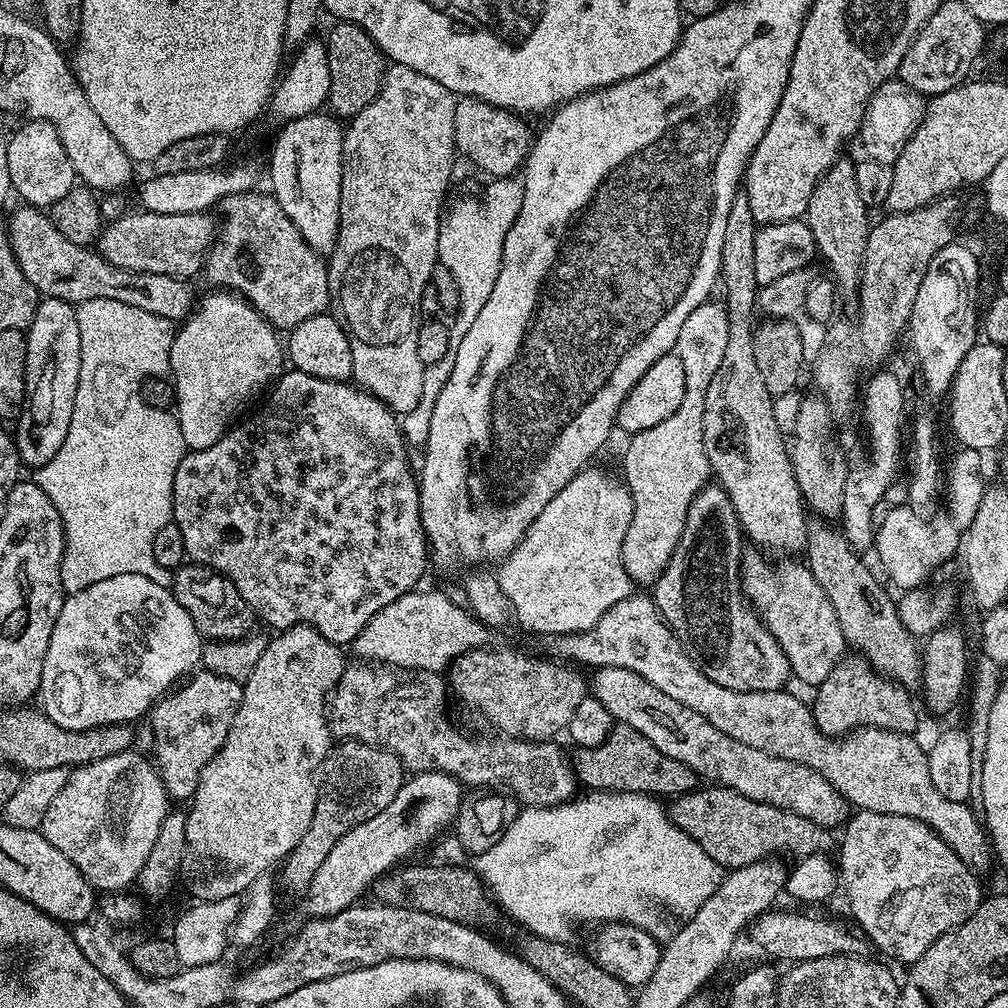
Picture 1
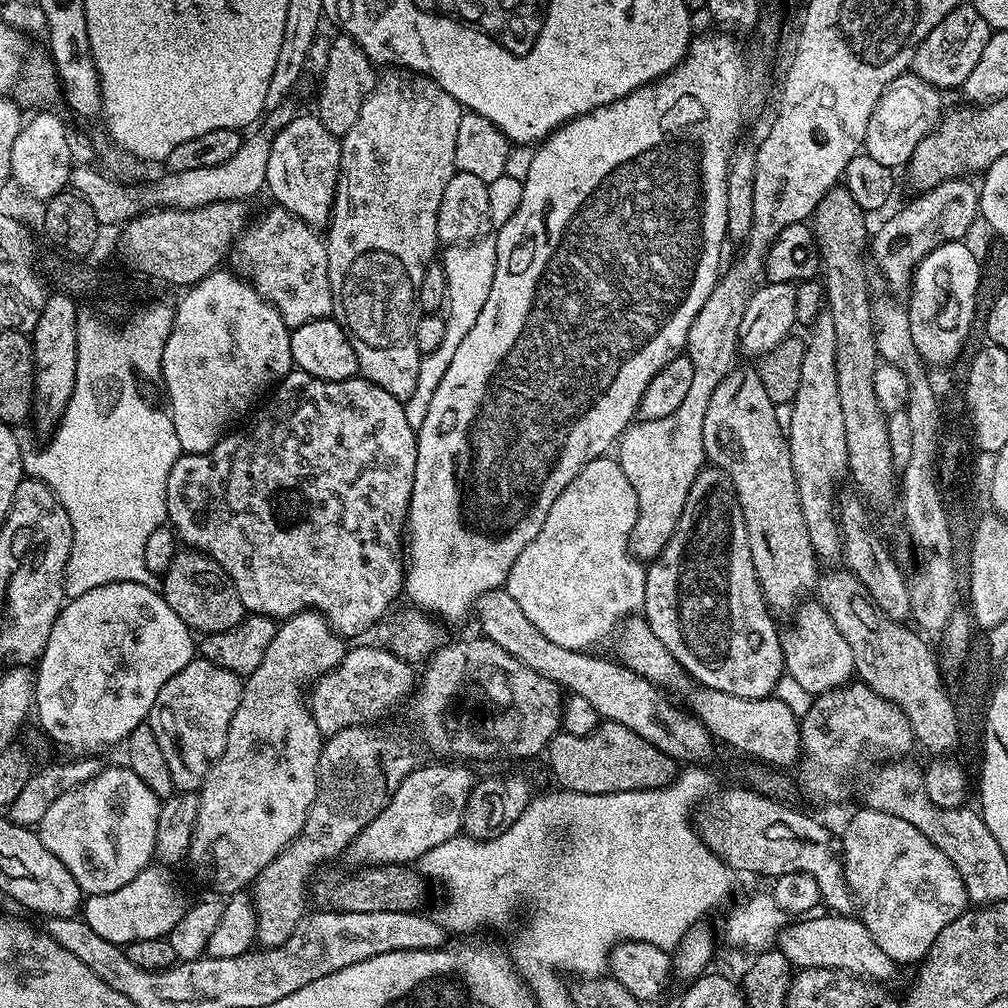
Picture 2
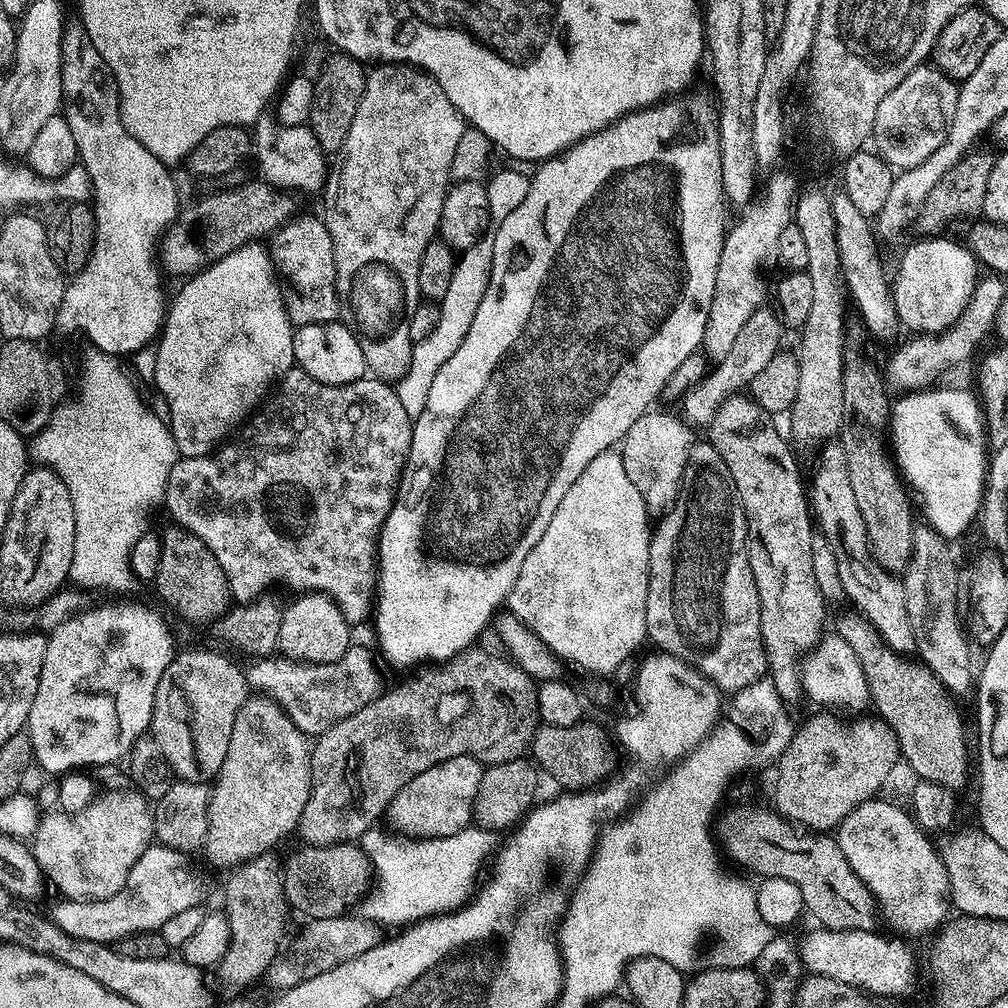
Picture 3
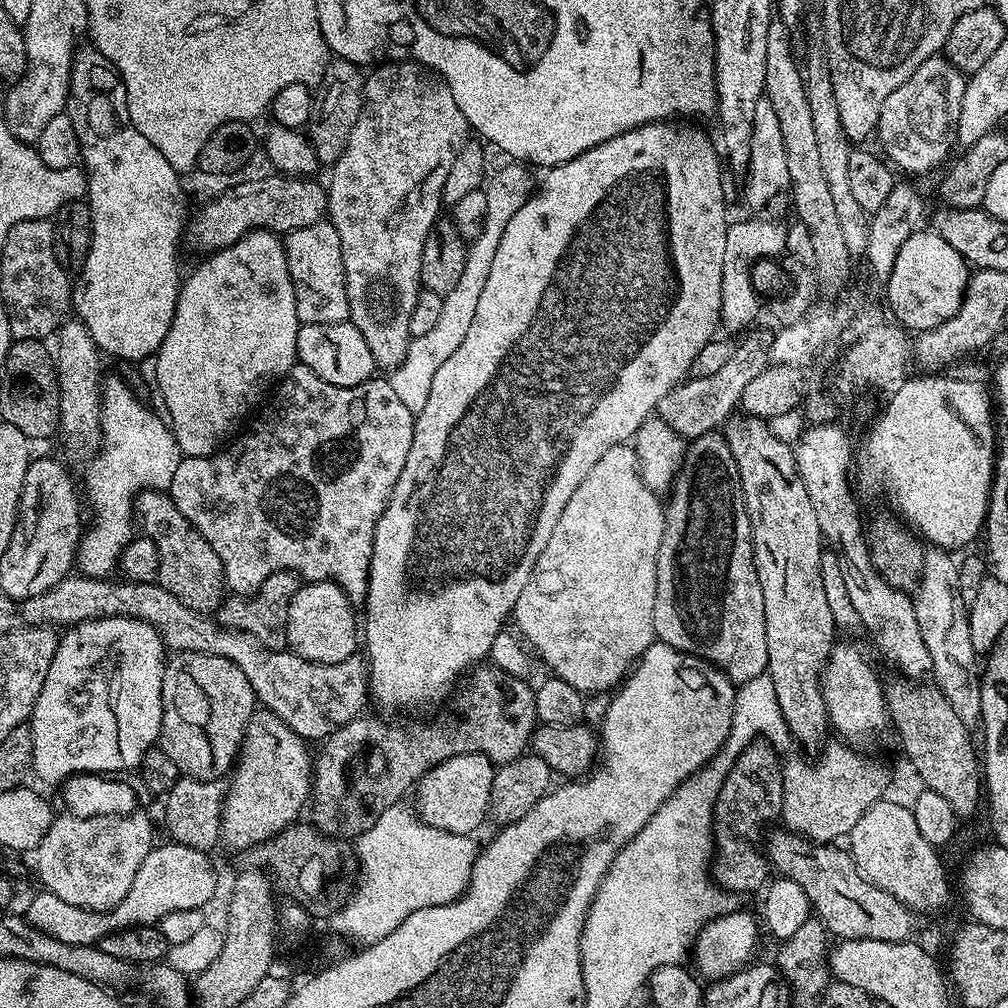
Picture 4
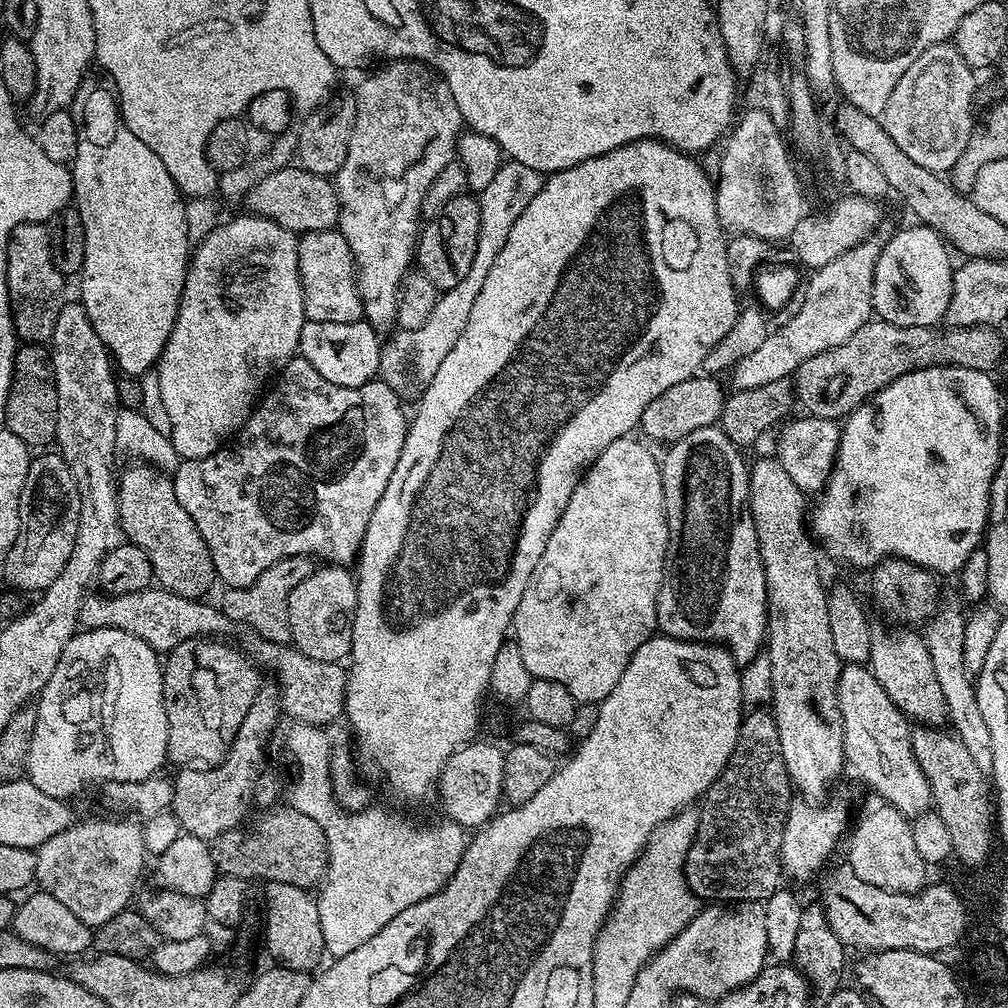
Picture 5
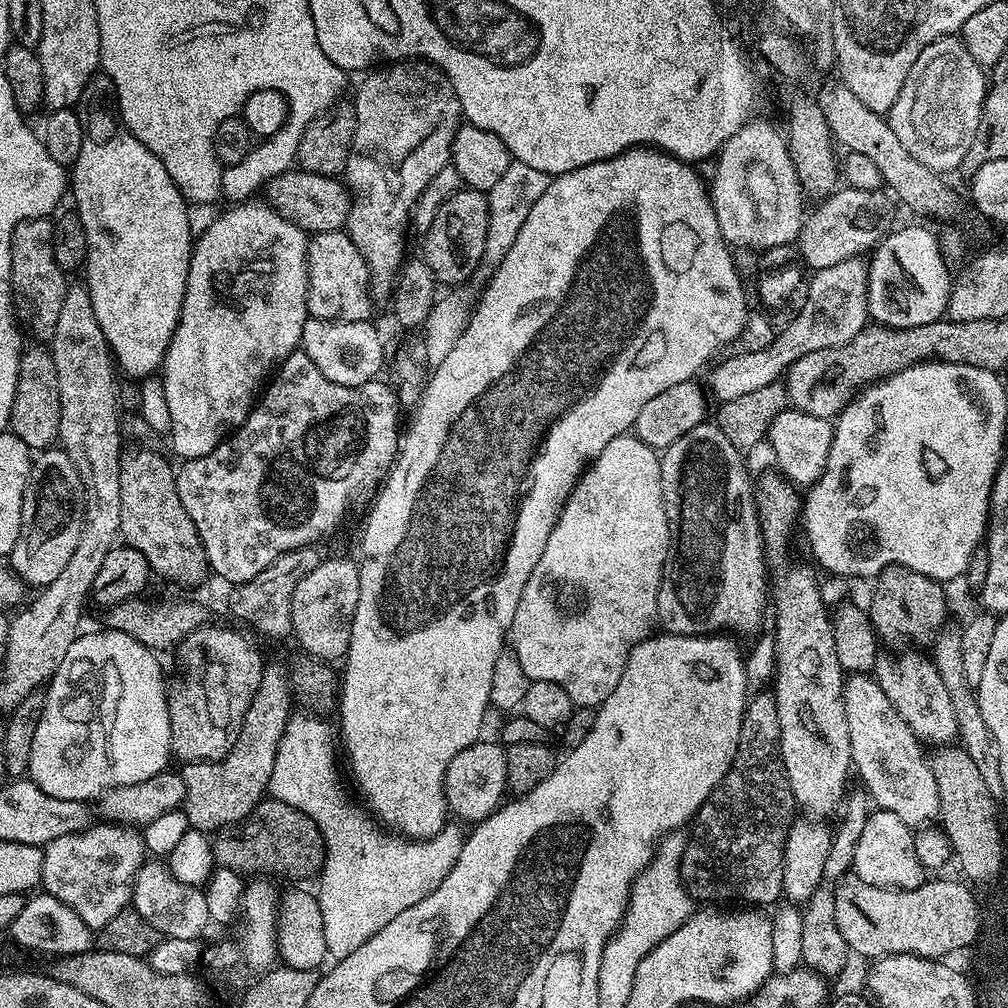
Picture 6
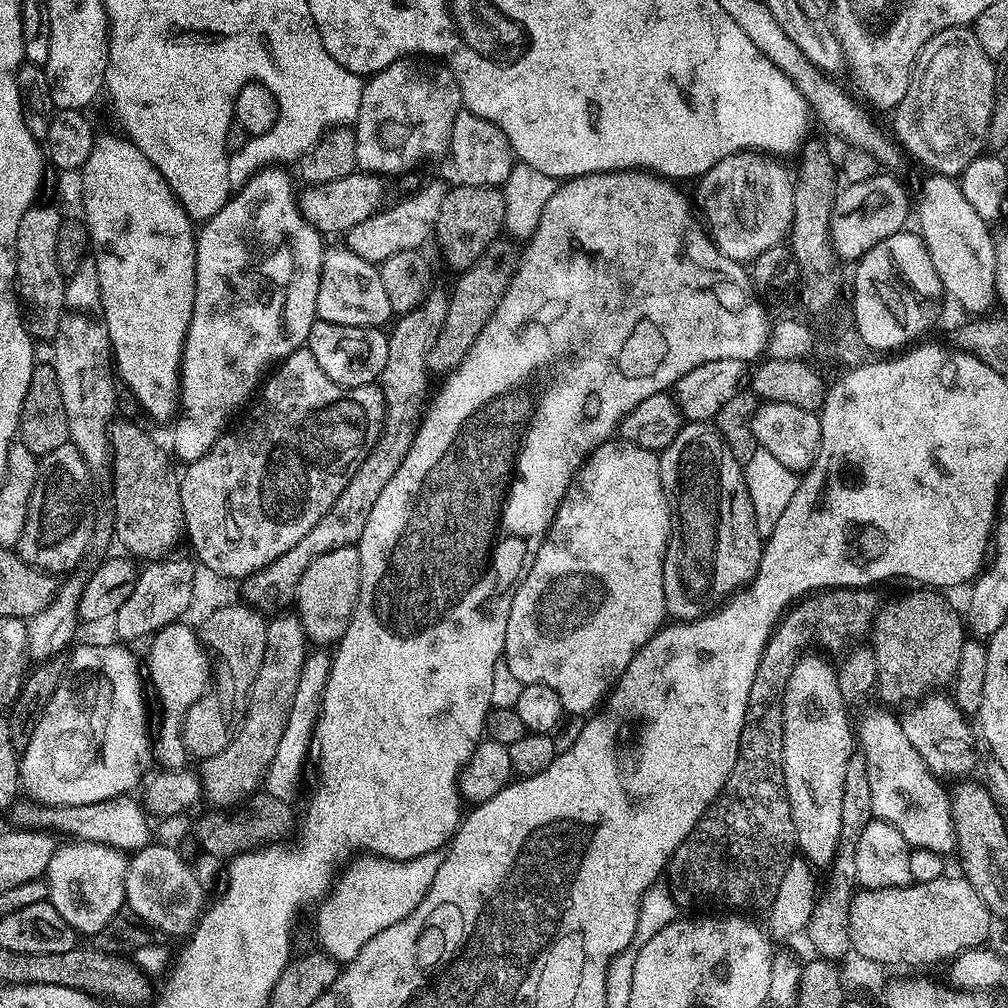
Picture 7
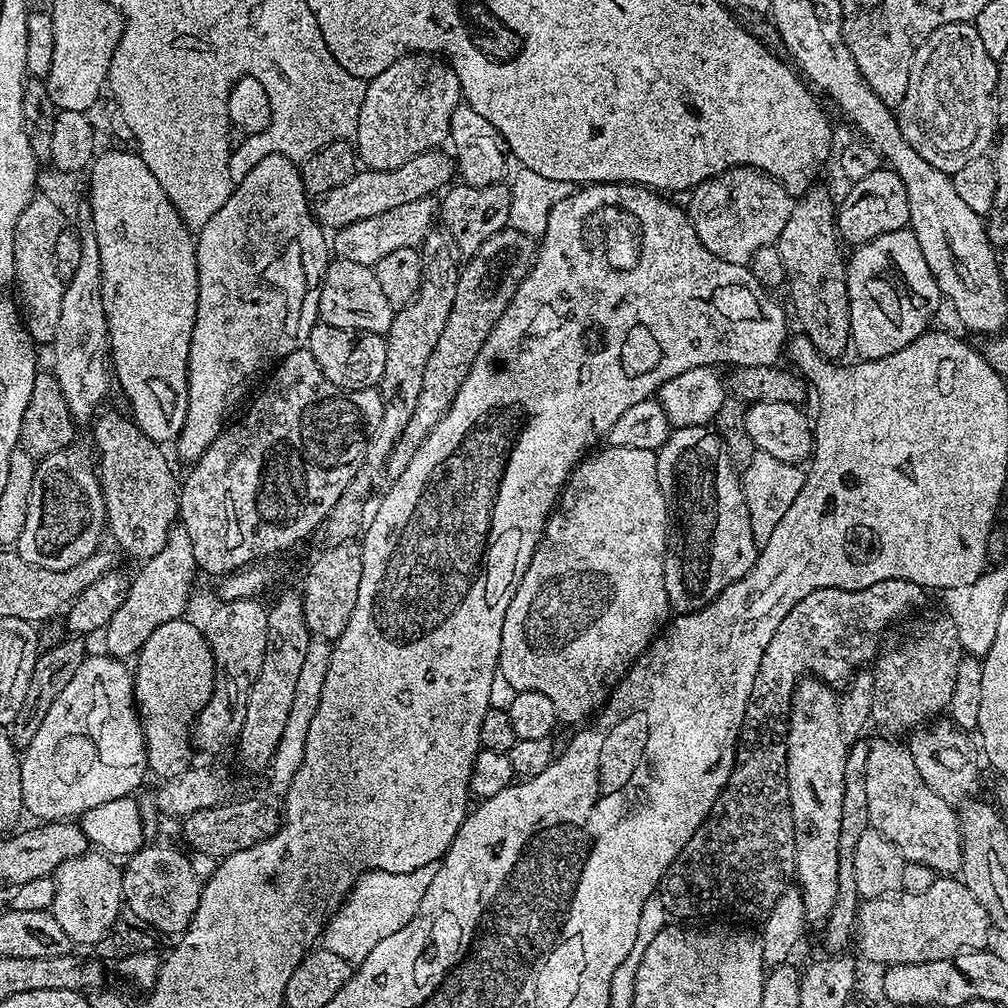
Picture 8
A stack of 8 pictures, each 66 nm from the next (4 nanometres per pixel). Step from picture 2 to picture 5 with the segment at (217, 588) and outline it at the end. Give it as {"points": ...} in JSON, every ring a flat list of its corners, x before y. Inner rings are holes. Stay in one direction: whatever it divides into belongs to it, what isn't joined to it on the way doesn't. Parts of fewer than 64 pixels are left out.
{"points":[[147,462,129,464,132,465,118,476,118,506,123,539,146,550,155,583,159,587,191,600,207,597,212,583,218,580,216,567,202,534,198,534,198,526,194,526,194,518,186,514,182,502,178,502,178,494,174,494,172,476]]}

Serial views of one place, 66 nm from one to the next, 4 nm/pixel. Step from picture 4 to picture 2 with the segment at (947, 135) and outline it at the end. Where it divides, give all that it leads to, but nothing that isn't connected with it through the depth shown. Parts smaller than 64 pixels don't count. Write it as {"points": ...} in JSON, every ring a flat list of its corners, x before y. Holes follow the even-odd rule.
{"points":[[911,70,894,78,894,82,884,87,878,106,874,106,874,114,870,114,870,126,866,126,863,147,866,155,882,162,882,166,887,168,903,169,914,150,918,150,918,142,936,129,944,115,946,105,940,96,943,96,941,89,930,86,930,82,918,78]]}

